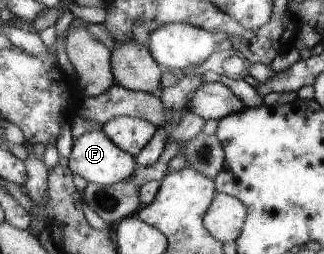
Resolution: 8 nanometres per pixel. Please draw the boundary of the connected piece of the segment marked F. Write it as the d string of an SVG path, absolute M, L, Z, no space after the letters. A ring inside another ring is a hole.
M100 128L86 132L80 138L76 138L76 141L73 142L68 168L74 174L85 178L89 183L111 185L116 184L116 182L126 182L128 178L134 178L139 163L136 162L134 155L120 150L120 147L116 146Z

